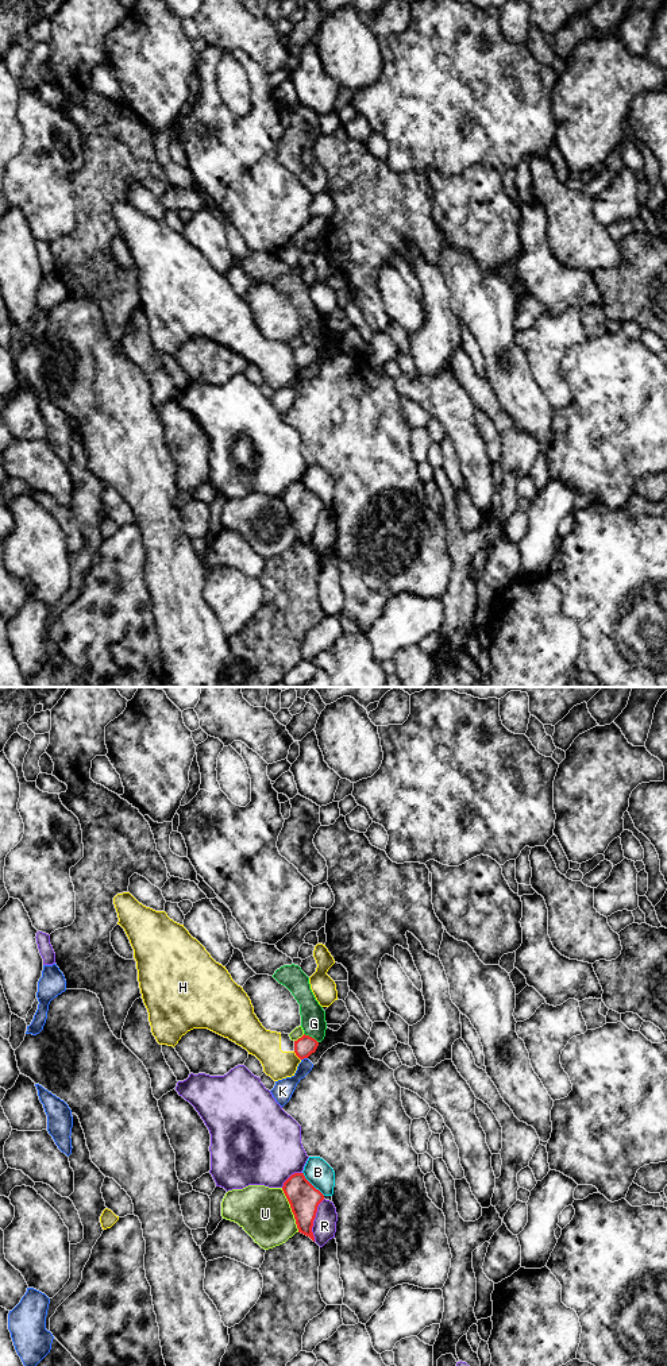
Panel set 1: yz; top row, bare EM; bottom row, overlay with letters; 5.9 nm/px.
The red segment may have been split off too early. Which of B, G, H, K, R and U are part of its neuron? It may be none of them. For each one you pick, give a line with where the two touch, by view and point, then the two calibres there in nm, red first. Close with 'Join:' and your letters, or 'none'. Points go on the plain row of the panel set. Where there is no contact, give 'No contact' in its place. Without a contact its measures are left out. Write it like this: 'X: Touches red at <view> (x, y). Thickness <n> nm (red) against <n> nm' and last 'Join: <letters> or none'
Join: none

